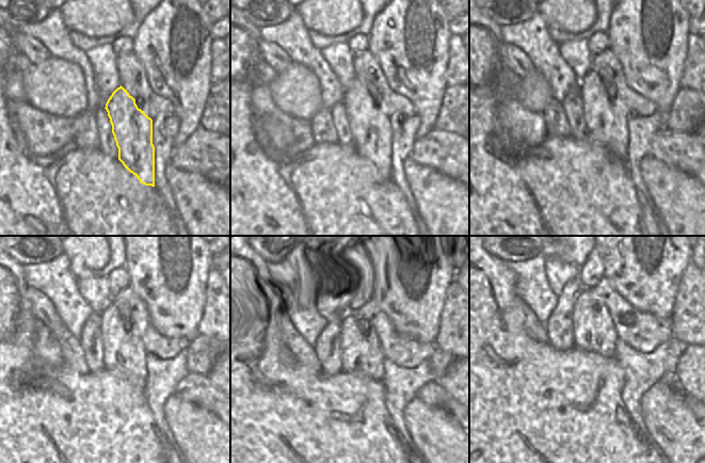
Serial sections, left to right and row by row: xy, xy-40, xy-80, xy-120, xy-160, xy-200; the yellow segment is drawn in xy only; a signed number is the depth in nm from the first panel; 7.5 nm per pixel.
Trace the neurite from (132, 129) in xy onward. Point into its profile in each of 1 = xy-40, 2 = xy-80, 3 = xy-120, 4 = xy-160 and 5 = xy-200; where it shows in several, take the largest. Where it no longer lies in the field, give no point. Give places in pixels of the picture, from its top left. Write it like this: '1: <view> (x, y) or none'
1: xy-40 (370, 129)
2: xy-80 (605, 120)
3: xy-120 (124, 352)
4: xy-160 (361, 349)
5: xy-200 (593, 331)

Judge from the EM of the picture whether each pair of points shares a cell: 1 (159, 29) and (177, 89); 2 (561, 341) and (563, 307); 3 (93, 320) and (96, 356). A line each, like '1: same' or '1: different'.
1: same
2: same
3: same

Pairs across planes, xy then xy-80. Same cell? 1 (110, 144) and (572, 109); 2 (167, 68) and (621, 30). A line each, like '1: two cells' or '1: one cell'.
1: one cell
2: one cell

